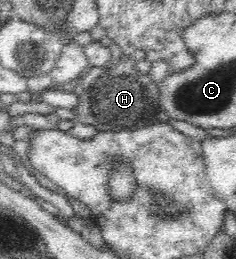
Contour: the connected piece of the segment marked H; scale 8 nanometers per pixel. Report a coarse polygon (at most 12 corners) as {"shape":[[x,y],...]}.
{"shape":[[118,53],[79,93],[75,124],[100,132],[169,123],[157,85]]}

